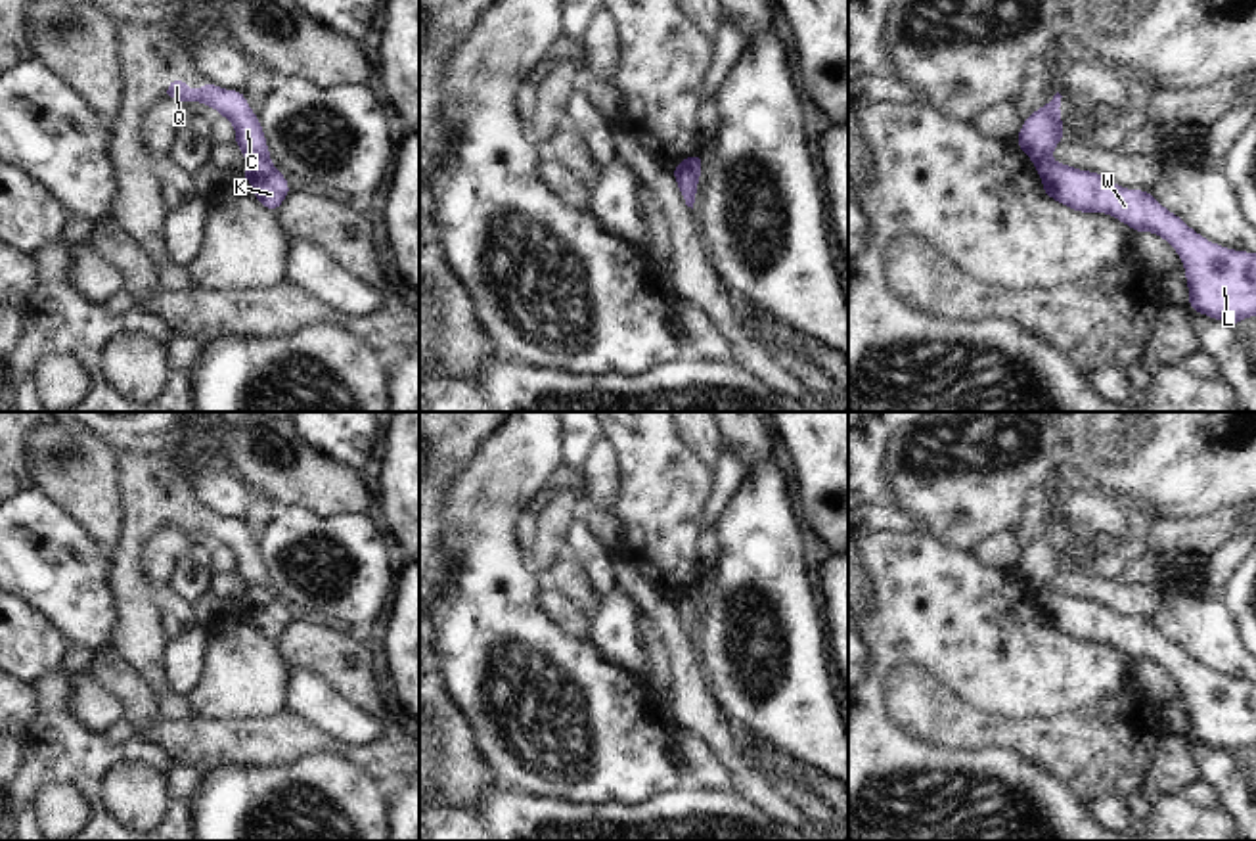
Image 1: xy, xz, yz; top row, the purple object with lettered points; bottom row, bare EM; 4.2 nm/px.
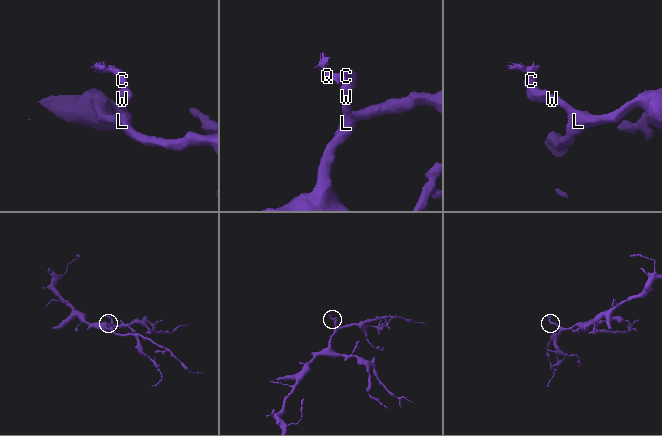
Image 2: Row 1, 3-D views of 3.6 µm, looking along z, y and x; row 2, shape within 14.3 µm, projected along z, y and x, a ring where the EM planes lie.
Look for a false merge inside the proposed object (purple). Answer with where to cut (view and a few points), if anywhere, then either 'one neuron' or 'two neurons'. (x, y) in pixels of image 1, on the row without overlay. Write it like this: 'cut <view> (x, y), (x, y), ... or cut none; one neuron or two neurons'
cut xy (269, 589), (247, 590); two neurons

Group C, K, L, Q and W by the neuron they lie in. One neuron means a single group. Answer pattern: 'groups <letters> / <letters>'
groups C Q / K L W

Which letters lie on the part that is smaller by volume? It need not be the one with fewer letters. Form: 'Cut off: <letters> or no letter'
Cut off: C, Q

